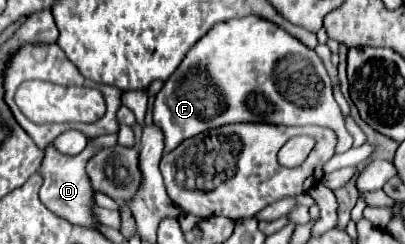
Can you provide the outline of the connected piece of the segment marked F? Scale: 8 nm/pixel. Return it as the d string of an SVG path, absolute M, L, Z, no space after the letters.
M258 16L232 18L228 22L212 26L208 30L208 36L202 36L188 50L176 72L164 82L154 100L154 124L164 130L166 152L176 148L176 144L190 136L234 122L266 122L282 126L314 124L330 128L336 134L336 154L352 148L352 136L346 130L340 106L332 96L332 82L320 56L314 50L306 48L298 38L288 34L284 28L278 28L276 24Z

